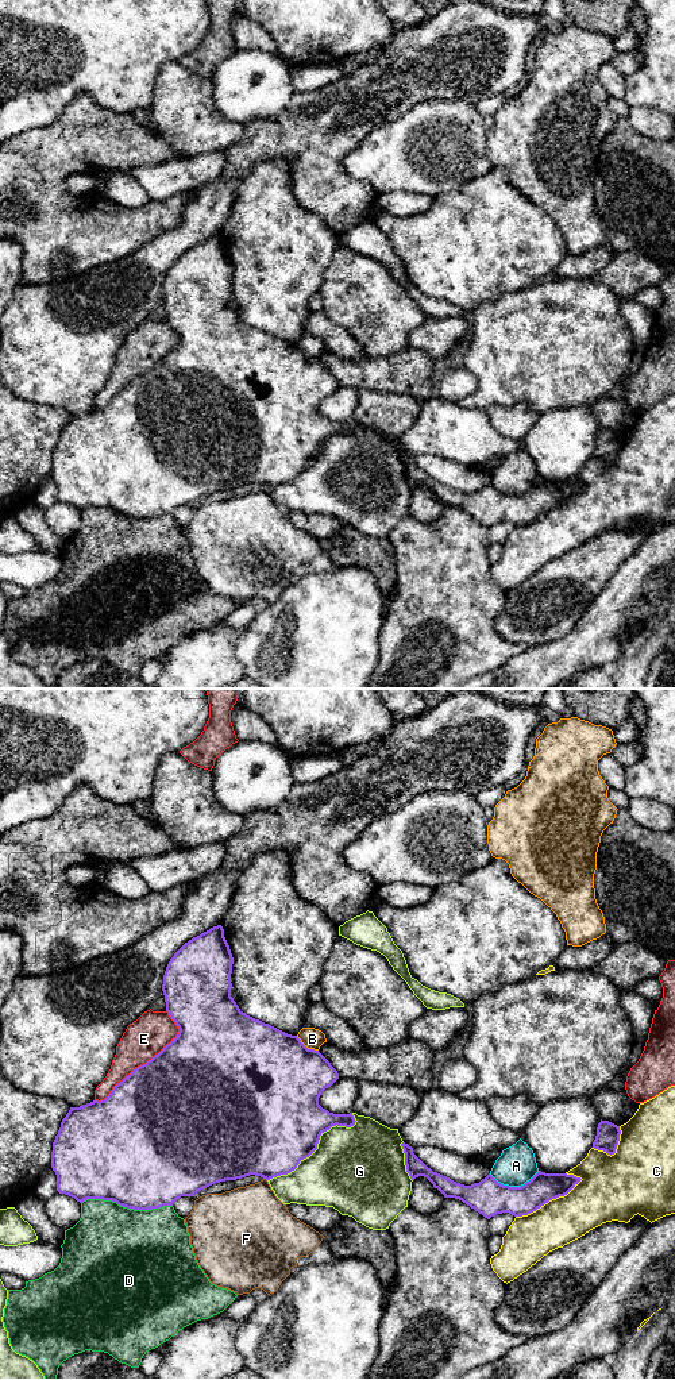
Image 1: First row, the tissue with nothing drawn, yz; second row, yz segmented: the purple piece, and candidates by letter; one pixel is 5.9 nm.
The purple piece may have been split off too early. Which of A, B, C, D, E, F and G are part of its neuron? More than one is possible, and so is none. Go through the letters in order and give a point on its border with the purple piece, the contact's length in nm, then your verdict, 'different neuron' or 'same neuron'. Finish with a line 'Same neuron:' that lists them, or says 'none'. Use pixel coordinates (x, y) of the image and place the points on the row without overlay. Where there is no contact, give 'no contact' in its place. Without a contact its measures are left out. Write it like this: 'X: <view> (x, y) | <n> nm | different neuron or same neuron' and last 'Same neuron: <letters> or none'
A: yz (513, 496) | 300 nm | different neuron
B: yz (305, 355) | 160 nm | different neuron
C: yz (548, 509) | 460 nm | different neuron
D: yz (127, 516) | 550 nm | different neuron
E: yz (149, 369) | 700 nm | different neuron
F: yz (265, 486) | 30 nm | different neuron
G: yz (316, 454) | 650 nm | different neuron
Same neuron: none

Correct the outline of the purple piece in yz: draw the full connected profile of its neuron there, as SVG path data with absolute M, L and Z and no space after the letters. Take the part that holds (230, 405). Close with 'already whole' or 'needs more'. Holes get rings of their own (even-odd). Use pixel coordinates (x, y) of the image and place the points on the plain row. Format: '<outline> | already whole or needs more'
M221 234L193 246L185 251L170 267L165 284L162 300L166 320L178 335L180 340L170 352L146 373L135 377L128 385L117 392L104 409L93 409L80 416L70 416L61 431L61 436L53 451L51 477L57 483L57 500L69 504L82 512L86 508L103 508L116 510L119 514L134 519L151 519L173 514L181 505L193 505L198 500L220 490L236 489L250 483L266 489L288 483L297 477L301 469L309 466L316 458L320 444L332 435L351 436L355 433L352 421L333 423L319 413L321 401L338 388L338 379L315 358L308 358L297 344L288 343L269 332L255 328L243 321L231 305L231 282L234 266L224 246Z | already whole

